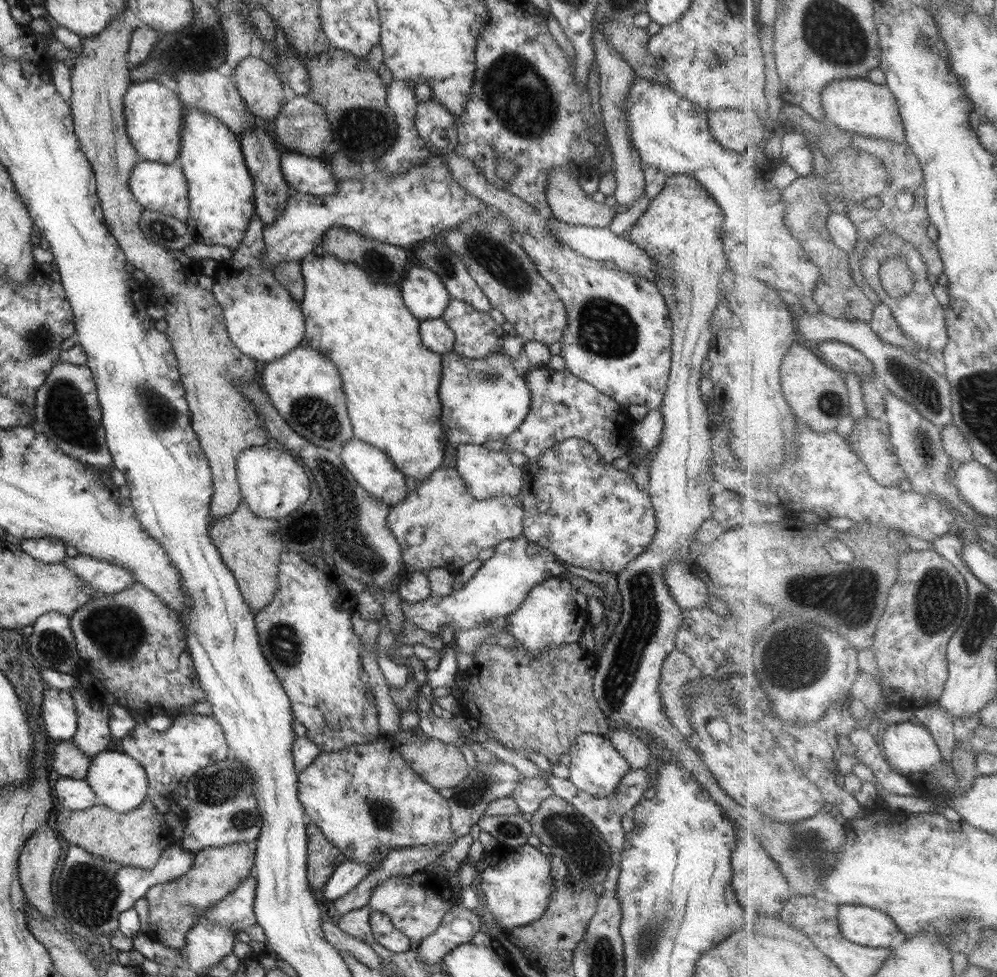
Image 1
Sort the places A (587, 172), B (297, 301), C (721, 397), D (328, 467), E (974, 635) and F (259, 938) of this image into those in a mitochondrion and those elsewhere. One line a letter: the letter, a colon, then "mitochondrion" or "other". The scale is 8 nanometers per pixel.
A: other
B: other
C: other
D: mitochondrion
E: mitochondrion
F: other

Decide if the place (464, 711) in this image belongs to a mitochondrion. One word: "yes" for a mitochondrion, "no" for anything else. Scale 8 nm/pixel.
no

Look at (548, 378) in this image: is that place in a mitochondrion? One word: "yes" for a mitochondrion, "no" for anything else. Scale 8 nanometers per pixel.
no

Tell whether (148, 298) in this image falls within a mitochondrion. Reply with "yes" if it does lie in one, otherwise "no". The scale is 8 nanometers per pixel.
no

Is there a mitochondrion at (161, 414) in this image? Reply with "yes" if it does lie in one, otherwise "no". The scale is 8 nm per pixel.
yes

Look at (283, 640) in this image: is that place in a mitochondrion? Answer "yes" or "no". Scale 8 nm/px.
yes

